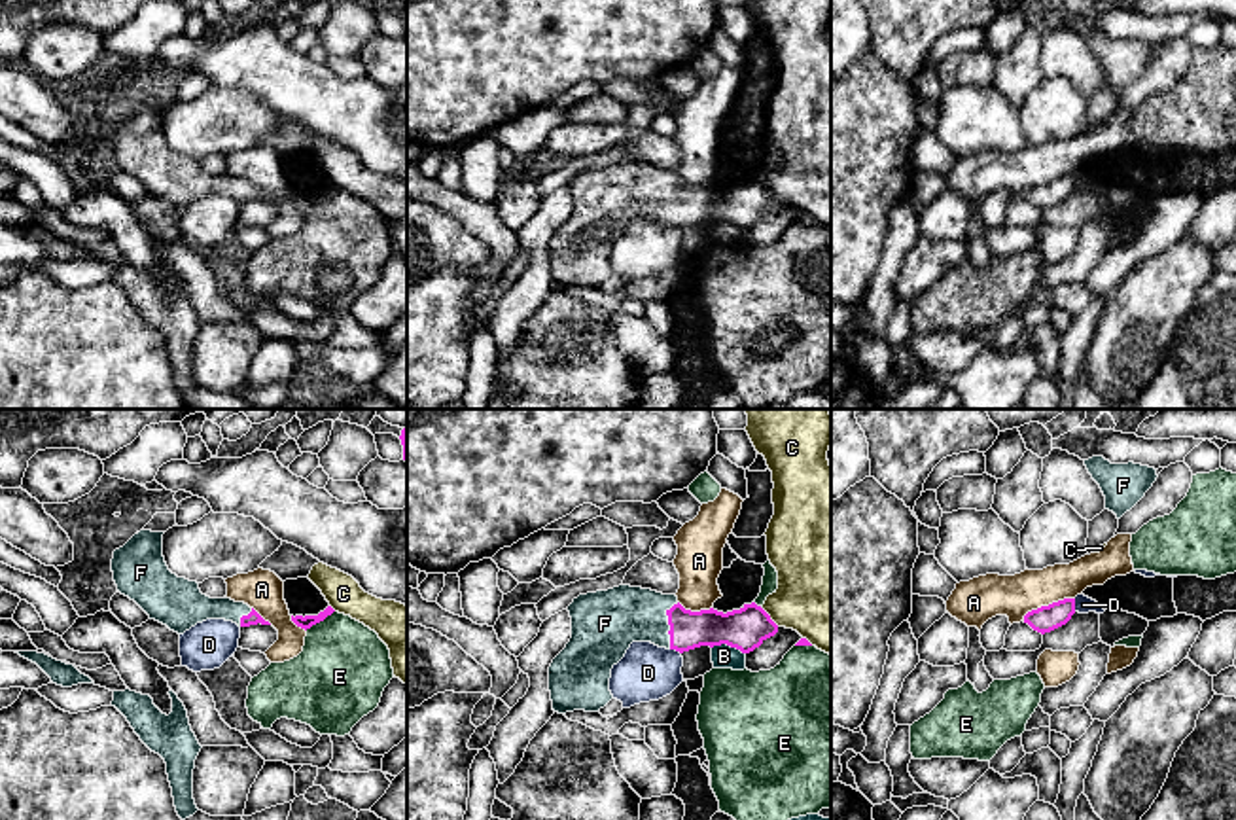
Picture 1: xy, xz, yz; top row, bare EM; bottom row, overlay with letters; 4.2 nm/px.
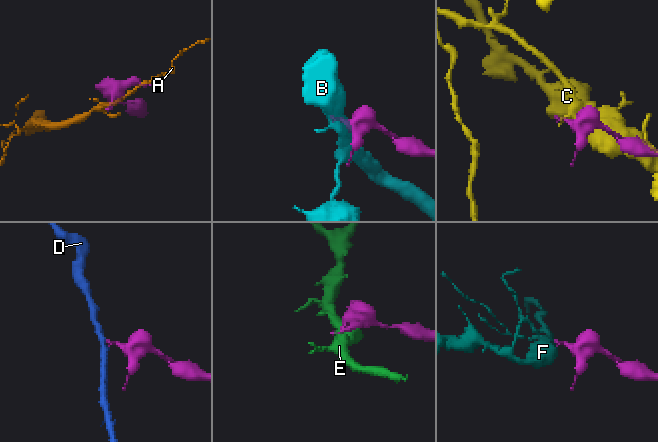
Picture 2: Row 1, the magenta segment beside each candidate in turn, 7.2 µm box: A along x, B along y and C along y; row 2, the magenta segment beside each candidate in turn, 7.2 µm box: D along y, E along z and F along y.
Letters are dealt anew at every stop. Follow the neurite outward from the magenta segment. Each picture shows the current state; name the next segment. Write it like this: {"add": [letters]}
{"add": ["F"]}

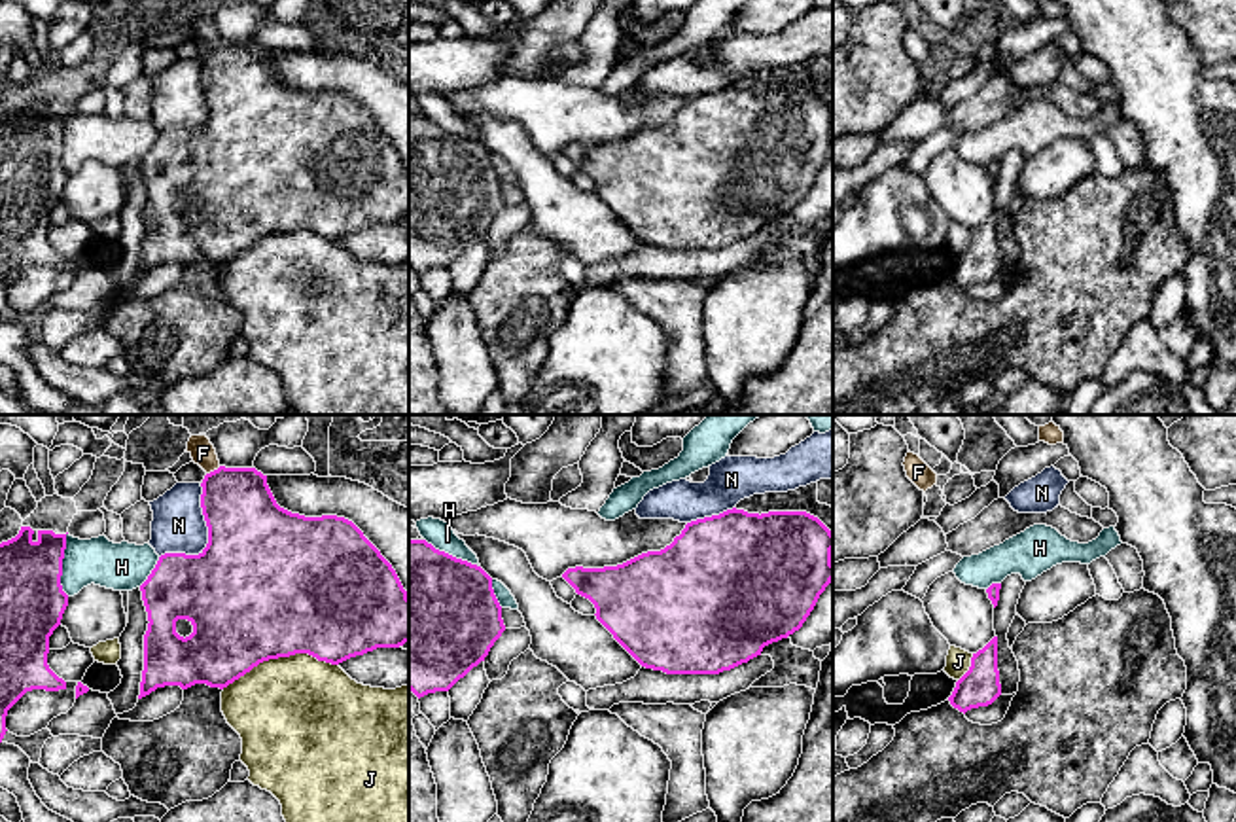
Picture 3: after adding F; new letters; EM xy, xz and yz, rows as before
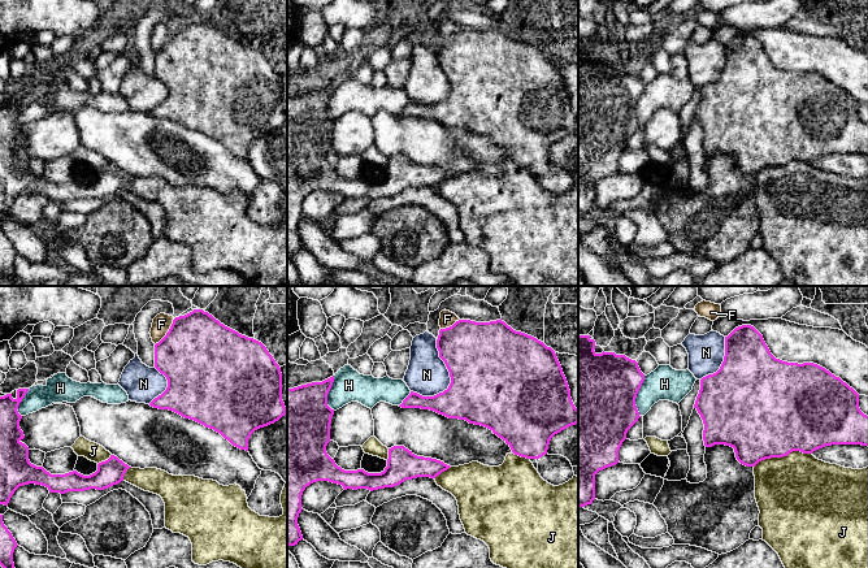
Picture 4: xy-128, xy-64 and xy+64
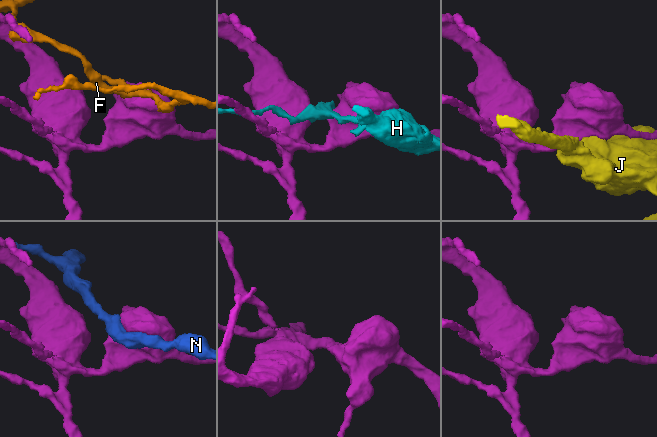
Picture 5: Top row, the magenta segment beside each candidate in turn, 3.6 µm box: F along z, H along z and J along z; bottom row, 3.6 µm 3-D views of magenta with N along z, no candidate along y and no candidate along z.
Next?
{"add": []}

